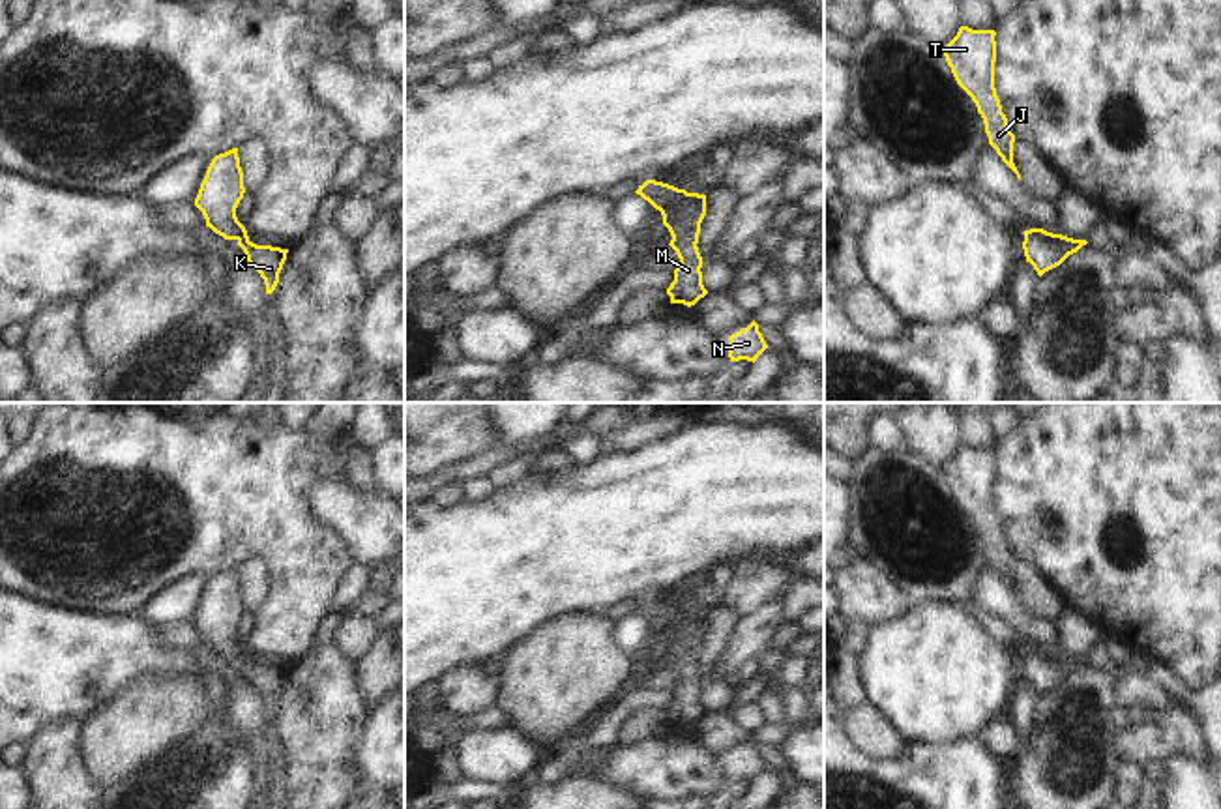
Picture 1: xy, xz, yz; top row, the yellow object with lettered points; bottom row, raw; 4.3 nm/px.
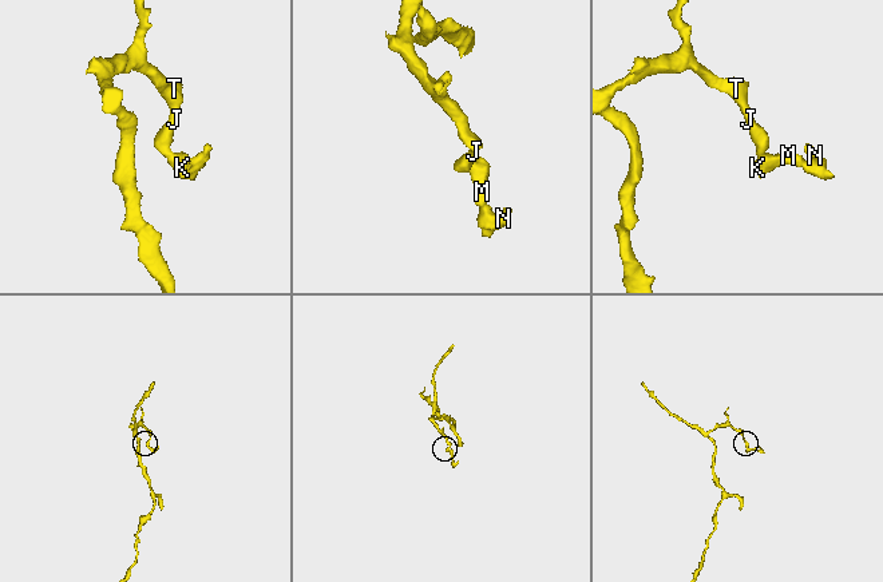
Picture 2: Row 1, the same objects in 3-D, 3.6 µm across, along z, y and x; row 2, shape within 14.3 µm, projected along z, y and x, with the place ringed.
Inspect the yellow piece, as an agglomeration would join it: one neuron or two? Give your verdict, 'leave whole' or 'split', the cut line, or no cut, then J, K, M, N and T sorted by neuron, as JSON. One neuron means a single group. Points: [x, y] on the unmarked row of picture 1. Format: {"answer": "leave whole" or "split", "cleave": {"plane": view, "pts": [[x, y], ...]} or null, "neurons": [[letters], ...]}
{"answer": "leave whole", "cleave": null, "neurons": [["J", "K", "M", "N", "T"]]}

